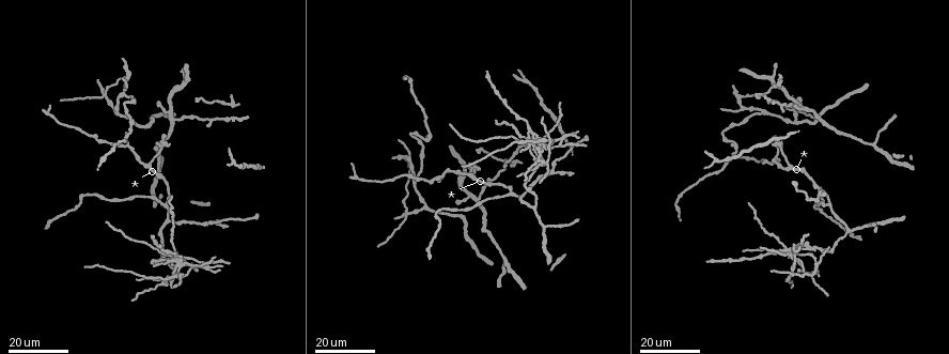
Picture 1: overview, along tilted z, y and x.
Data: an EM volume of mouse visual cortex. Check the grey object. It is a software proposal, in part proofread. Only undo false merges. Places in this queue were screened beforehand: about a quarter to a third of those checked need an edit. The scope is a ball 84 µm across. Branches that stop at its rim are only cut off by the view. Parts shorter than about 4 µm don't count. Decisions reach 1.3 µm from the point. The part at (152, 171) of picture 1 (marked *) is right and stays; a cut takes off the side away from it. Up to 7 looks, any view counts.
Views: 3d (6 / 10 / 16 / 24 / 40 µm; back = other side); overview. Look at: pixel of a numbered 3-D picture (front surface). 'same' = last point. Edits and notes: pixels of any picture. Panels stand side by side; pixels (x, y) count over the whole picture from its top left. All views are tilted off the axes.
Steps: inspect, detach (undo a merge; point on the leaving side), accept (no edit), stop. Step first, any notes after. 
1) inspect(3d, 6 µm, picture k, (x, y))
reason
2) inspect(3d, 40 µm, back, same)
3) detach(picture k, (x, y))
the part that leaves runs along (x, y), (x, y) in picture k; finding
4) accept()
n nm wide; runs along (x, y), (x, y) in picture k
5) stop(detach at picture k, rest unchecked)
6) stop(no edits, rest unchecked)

inspect(3d, 16 µm, picture 1, (740, 108))
thin arm on a thick one

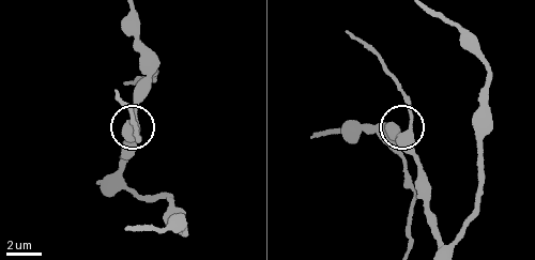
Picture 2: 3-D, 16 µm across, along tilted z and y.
inspect(3d, 6 µm, picture 2, (403, 133))

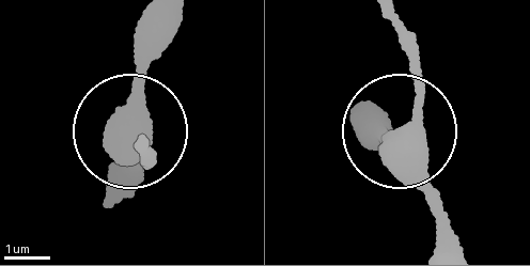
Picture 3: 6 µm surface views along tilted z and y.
inspect(3d, 6 µm, back, picture 3, (128, 139))
from behind

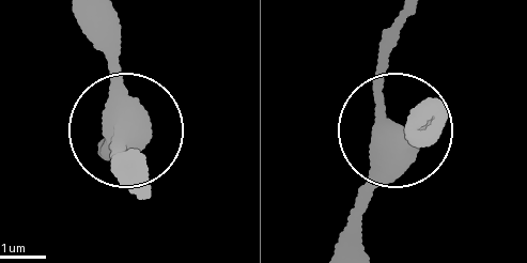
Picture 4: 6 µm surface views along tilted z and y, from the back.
accept()
3 arms; one cell here

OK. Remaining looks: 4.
inspect(3d, 24 µm, picture 1, (741, 96))

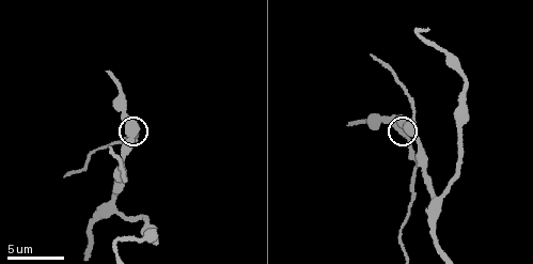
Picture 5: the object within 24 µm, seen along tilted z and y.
inspect(3d, 10 µm, picture 5, (400, 133))

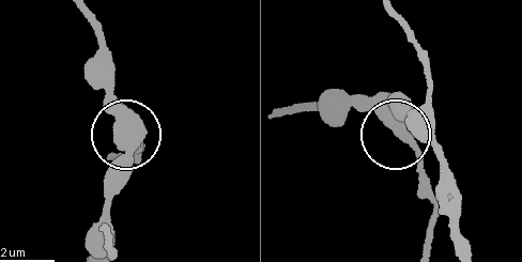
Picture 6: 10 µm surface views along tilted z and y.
detach(picture 6, (424, 170))
the part that leaves runs along (402, 132), (434, 213), (429, 249) in picture 6; a second cell is stuck on

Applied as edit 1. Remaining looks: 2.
inspect(3d, 24 µm, picture 1, (818, 199))
small branch off a trunk

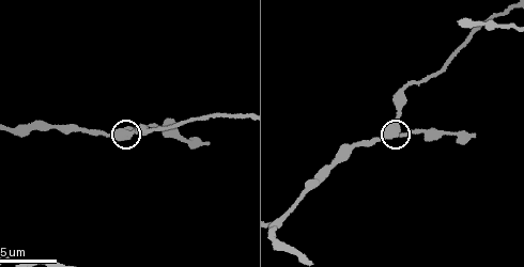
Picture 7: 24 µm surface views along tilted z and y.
inspect(3d, 10 µm, picture 7, (124, 130))

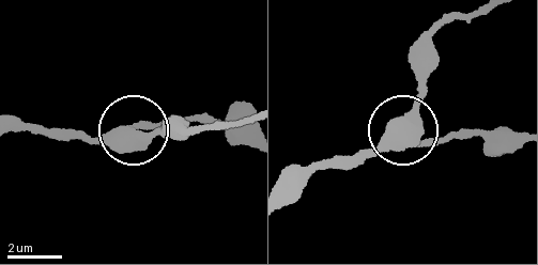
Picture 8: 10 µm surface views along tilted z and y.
accept()
3 arms; runs along (16, 122), (91, 140), (205, 115) in picture 8; one cell here

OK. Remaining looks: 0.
stop(detach at picture 6, rest unchecked)

